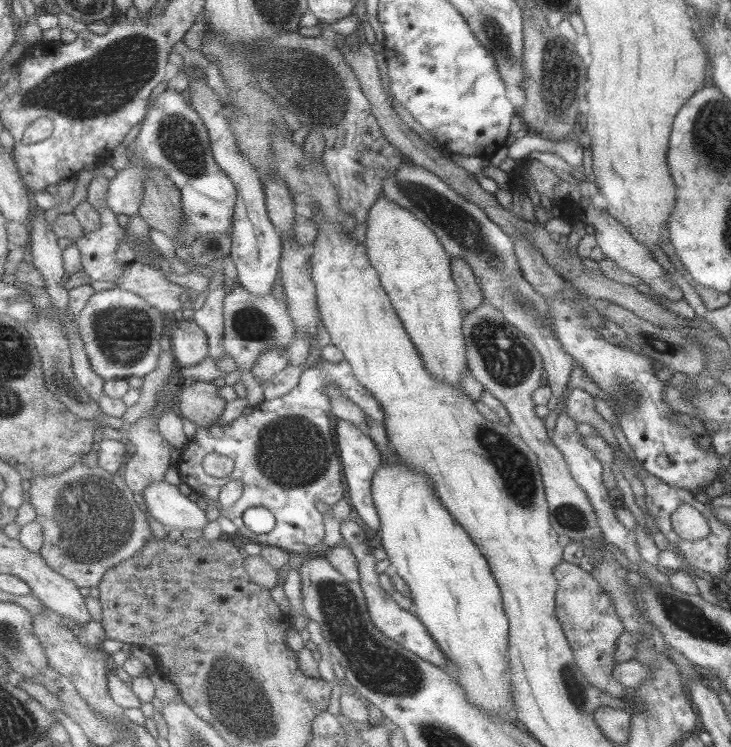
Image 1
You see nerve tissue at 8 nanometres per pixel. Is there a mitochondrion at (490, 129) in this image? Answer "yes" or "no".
no

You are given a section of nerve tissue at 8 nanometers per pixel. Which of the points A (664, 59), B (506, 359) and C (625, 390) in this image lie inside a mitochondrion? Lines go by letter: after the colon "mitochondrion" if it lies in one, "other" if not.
A: other
B: mitochondrion
C: mitochondrion

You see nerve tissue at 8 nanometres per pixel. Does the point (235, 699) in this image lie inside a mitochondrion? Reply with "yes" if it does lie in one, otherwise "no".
yes

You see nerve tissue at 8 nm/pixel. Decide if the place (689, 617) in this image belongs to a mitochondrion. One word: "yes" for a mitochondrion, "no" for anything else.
yes

